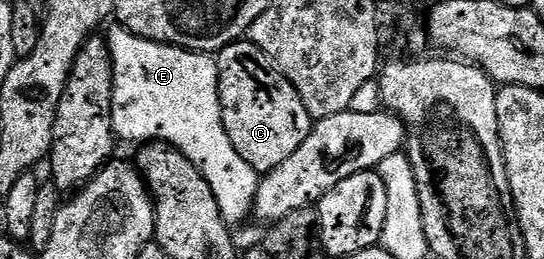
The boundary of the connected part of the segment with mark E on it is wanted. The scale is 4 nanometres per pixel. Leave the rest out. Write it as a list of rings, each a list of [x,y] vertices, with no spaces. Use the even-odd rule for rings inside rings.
[[[114,25],[108,34],[108,42],[114,70],[114,104],[110,116],[115,136],[119,140],[131,139],[134,145],[155,141],[169,143],[184,153],[184,157],[188,157],[196,169],[200,169],[227,224],[242,223],[246,215],[248,219],[254,205],[254,195],[258,192],[260,175],[252,169],[252,165],[248,165],[248,161],[244,161],[244,157],[240,157],[240,153],[236,153],[232,141],[228,141],[218,96],[217,58],[205,51],[188,51],[184,47],[175,47],[173,43],[157,43],[145,39],[121,25]]]

